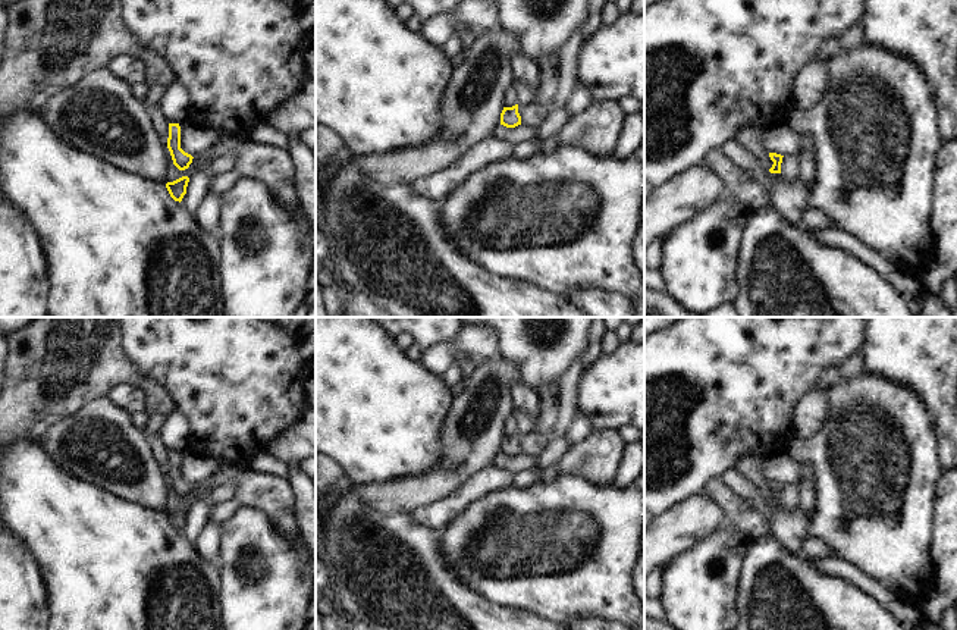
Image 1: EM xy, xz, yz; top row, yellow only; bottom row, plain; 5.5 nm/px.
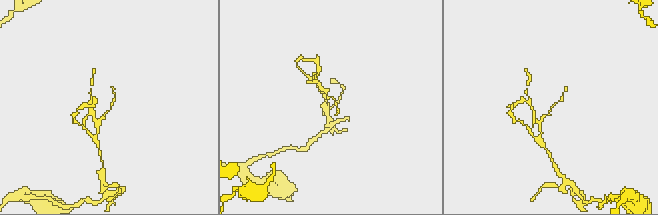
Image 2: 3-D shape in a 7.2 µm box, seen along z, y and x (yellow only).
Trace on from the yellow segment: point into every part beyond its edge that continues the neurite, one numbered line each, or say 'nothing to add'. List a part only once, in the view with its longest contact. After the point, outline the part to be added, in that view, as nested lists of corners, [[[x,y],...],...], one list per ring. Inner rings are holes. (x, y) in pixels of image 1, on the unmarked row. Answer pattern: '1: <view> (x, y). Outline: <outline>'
nothing to add

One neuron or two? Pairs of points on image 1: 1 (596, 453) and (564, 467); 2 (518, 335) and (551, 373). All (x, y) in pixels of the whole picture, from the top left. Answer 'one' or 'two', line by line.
1: one
2: one

